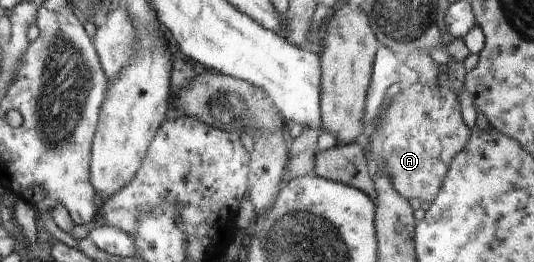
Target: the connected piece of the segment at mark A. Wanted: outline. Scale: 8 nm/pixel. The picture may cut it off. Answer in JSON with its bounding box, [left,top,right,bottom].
[365,79,471,201]

